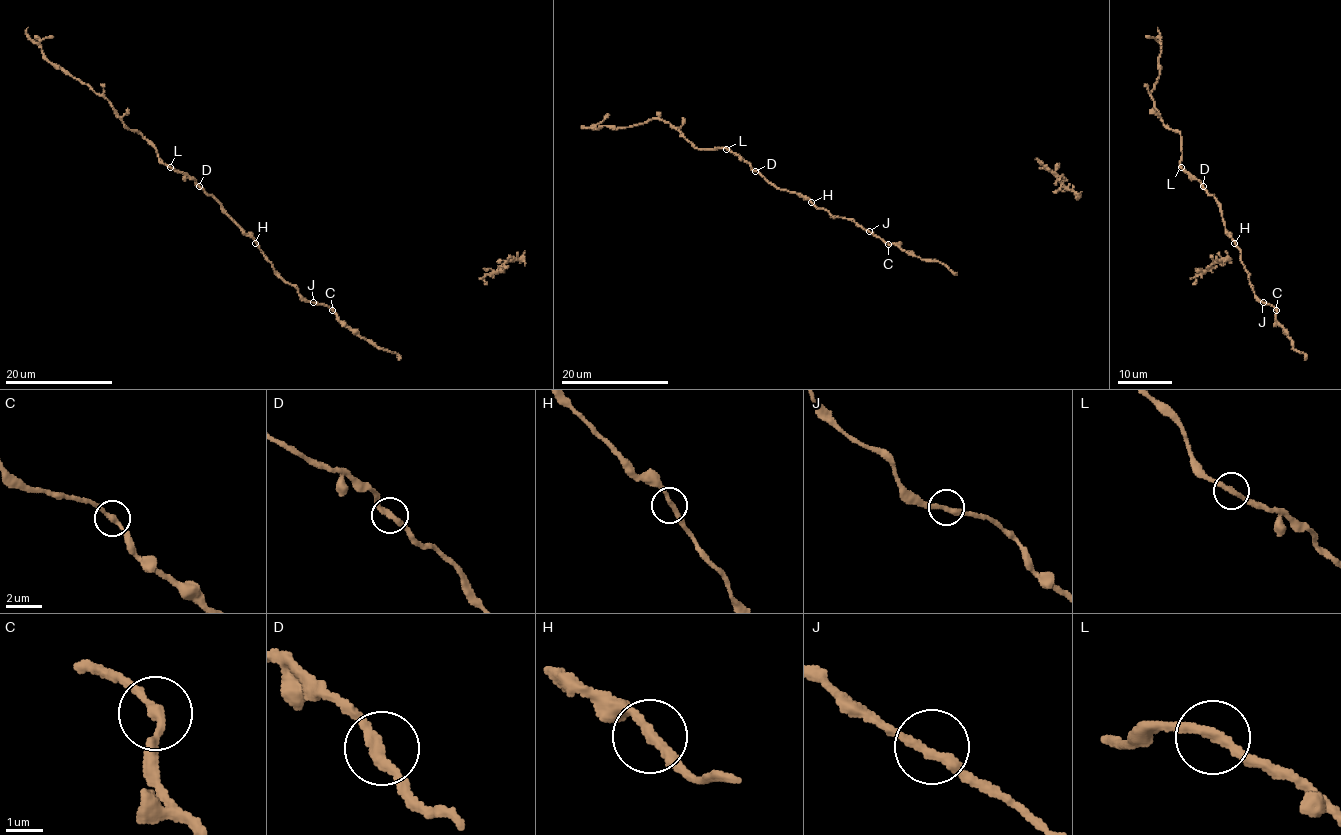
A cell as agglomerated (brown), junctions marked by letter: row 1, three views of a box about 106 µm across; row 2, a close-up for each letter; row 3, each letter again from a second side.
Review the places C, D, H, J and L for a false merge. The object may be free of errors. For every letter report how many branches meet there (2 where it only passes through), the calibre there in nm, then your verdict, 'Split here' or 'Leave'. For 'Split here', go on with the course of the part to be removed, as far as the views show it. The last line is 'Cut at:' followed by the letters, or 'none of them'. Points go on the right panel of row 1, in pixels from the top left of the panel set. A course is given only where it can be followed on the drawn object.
C: Branches: 2. Thickness 240 nm. Leave
D: Branches: 2. Thickness 260 nm. Leave
H: Branches: 2. Thickness 240 nm. Leave
J: Branches: 2. Thickness 280 nm. Leave
L: Branches: 2. Thickness 260 nm. Leave
Cut at: none of them

